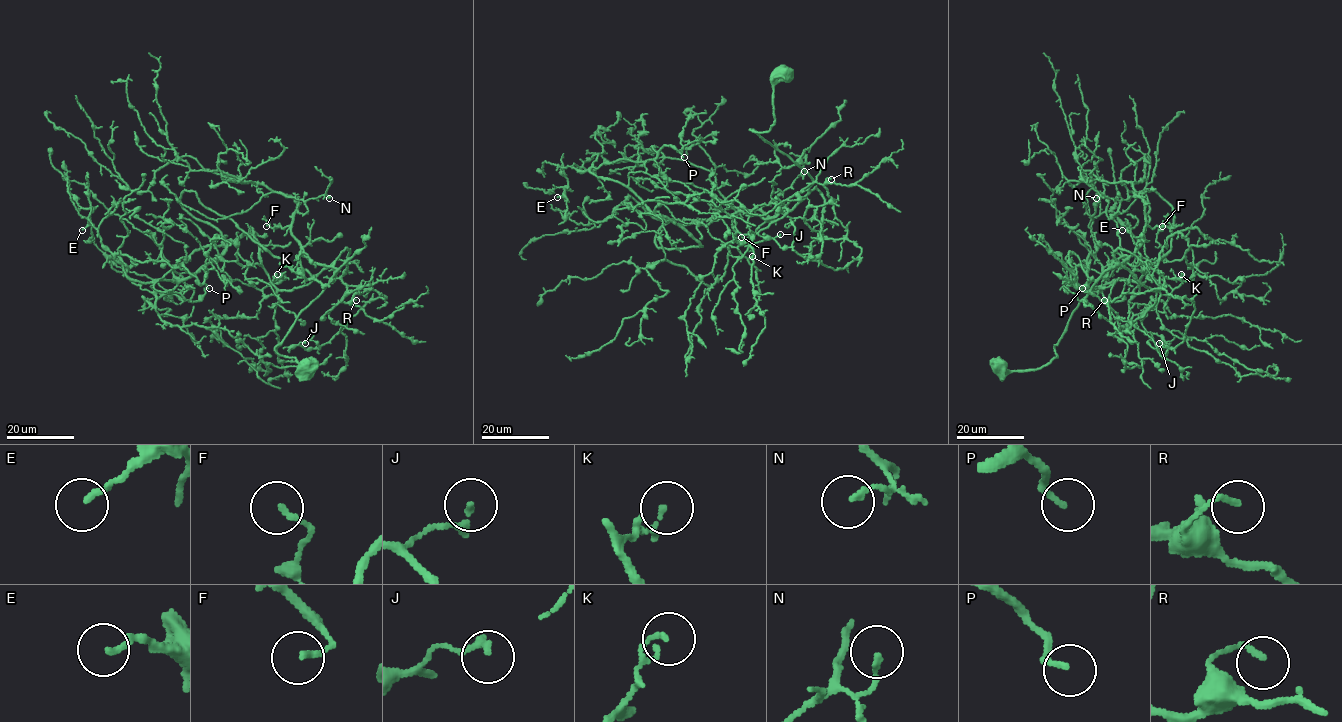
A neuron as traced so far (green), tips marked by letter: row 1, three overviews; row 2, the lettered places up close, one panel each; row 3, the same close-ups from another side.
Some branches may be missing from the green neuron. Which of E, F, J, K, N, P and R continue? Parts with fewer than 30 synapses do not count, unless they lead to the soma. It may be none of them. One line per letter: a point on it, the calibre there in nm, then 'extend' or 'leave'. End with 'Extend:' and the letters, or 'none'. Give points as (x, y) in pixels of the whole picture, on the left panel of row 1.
E: (82, 230) | 150 nm | leave
F: (266, 226) | 140 nm | leave
J: (305, 343) | 170 nm | leave
K: (277, 274) | 90 nm | leave
N: (329, 198) | 140 nm | leave
P: (209, 288) | 180 nm | extend
R: (356, 300) | 140 nm | leave
Extend: P

